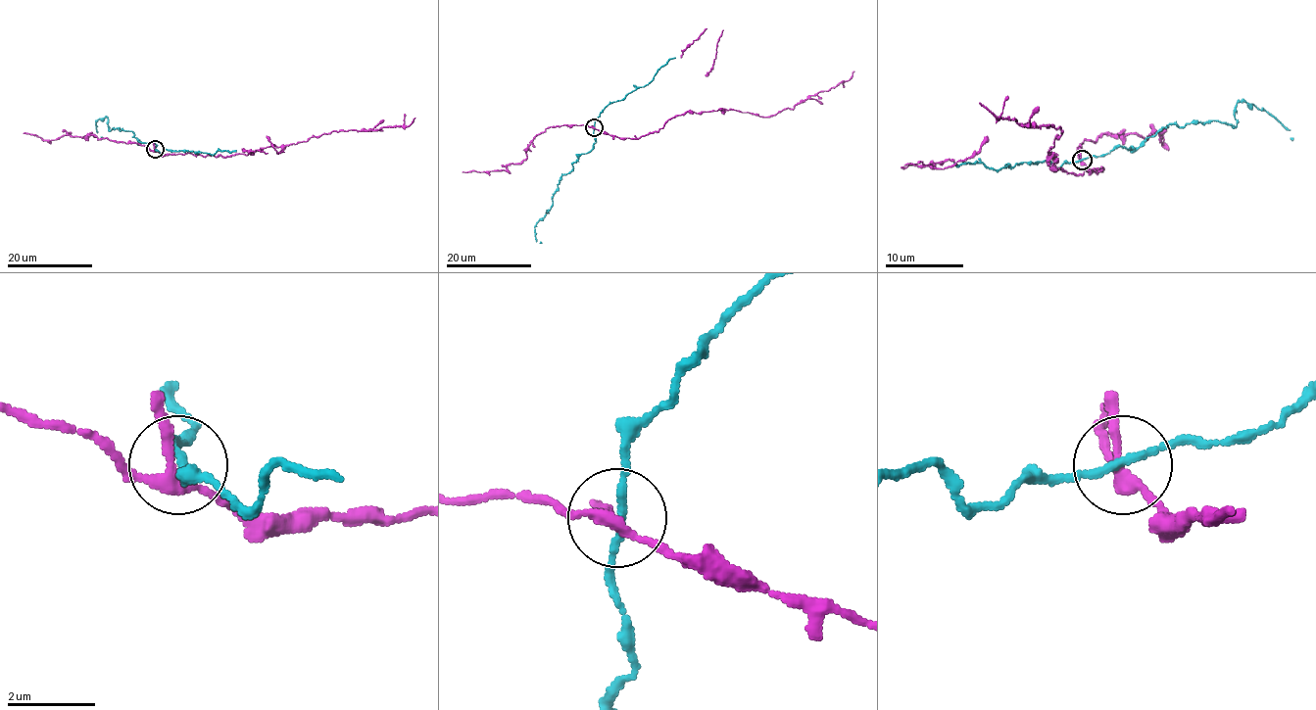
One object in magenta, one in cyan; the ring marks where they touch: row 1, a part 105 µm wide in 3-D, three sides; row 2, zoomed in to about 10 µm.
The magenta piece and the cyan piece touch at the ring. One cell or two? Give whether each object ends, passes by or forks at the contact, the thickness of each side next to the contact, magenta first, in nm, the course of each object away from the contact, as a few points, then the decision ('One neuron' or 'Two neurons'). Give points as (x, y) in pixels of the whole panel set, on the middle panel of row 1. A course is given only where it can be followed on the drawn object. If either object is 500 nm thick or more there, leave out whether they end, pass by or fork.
At the ring magenta forks. At the ring cyan passes by. Thickness 240 nm (magenta) against 160 nm. Course of magenta: (594, 127), (618, 137), (640, 138), (687, 112), (736, 110), (771, 117), (847, 81), (854, 71). Course of cyan: (594, 127), (596, 143), (561, 176), (553, 194), (552, 206), (535, 225), (536, 241), (541, 242). One neuron

